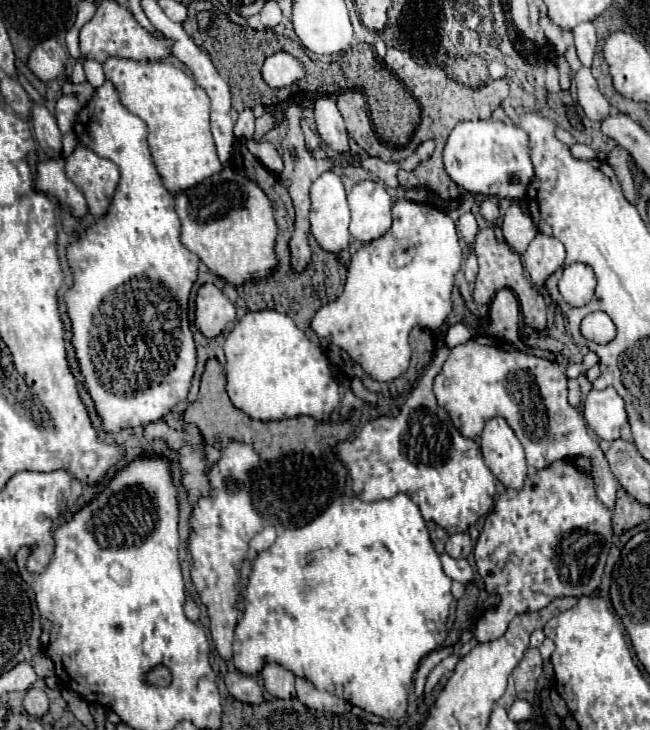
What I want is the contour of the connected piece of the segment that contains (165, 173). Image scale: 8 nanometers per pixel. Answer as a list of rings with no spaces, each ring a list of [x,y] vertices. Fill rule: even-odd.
[[[111,57],[103,63],[105,77],[115,85],[121,103],[137,117],[141,117],[149,127],[149,151],[153,155],[153,163],[157,167],[157,173],[161,175],[165,187],[175,195],[179,191],[185,191],[189,187],[195,187],[201,183],[201,179],[207,179],[209,175],[215,175],[221,171],[221,161],[217,157],[213,137],[209,131],[209,95],[201,91],[197,81],[191,73],[187,73],[181,67],[175,67],[173,63],[163,61],[129,61],[121,57]]]

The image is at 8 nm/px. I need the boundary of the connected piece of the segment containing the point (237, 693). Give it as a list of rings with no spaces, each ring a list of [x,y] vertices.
[[[229,671],[225,675],[225,685],[229,689],[229,693],[243,701],[243,703],[261,703],[263,701],[263,691],[257,685],[255,679],[251,679],[249,675],[243,675],[239,671]]]

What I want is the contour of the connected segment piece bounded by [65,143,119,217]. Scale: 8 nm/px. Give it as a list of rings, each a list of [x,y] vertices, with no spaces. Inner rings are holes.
[[[83,143],[65,159],[65,175],[85,195],[93,217],[105,215],[113,191],[119,183],[119,169],[113,161],[95,155]]]

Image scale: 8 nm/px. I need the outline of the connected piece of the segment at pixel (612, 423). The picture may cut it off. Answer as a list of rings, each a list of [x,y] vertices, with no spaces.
[[[615,387],[603,391],[591,389],[585,397],[583,417],[587,425],[605,441],[619,439],[619,429],[627,423],[625,401]]]

